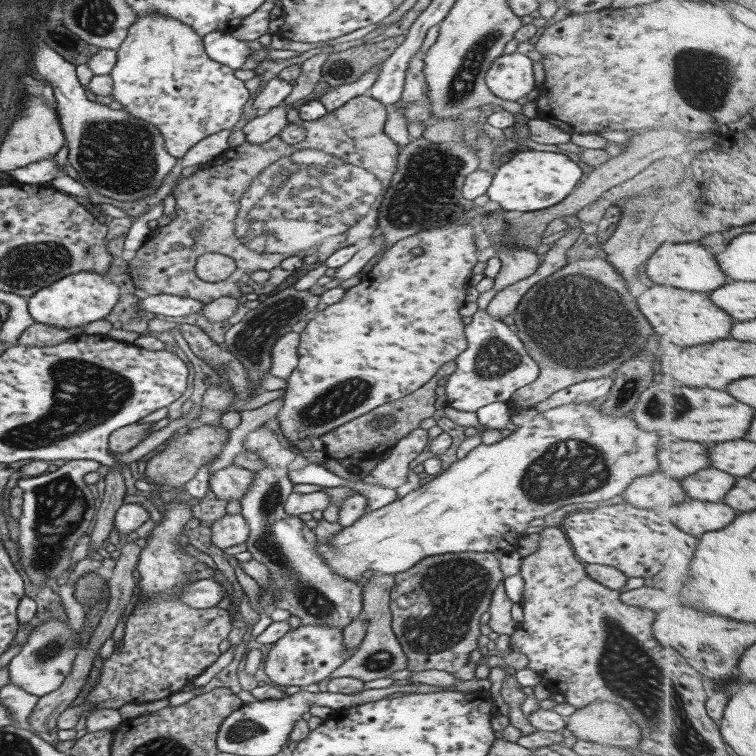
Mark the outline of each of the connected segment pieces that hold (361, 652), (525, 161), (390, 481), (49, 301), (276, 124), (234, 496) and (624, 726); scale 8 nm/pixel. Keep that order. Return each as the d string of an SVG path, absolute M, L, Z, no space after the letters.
M364 573L362 580L357 582L361 586L362 616L367 621L365 634L355 648L352 655L347 657L333 672L330 679L349 677L357 678L363 682L369 682L380 678L386 678L389 674L403 670L407 666L405 653L401 650L395 635L390 627L390 610L388 608L389 590L393 588L393 575L383 573Z
M547 151L517 152L509 162L500 164L486 190L489 201L499 205L503 211L521 213L537 212L564 200L581 180L581 168L561 153Z
M417 428L403 436L392 448L391 455L380 462L363 479L366 484L379 484L396 489L406 482L409 463L427 444L427 432Z
M79 271L63 276L29 296L27 313L35 323L63 328L80 327L103 318L117 302L120 292L122 289L118 281L108 282L93 271Z
M279 104L262 114L257 114L242 127L245 139L243 143L261 144L286 126L286 110L290 106Z
M232 465L210 475L208 488L219 500L225 500L227 503L243 498L243 494L252 486L253 480L254 474L249 470Z
M603 700L575 709L570 717L565 718L564 726L575 738L602 746L627 750L640 742L639 727L629 713L623 707Z

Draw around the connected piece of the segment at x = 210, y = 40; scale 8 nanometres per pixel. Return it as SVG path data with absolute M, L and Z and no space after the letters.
M219 31L209 32L201 37L201 42L205 54L211 61L231 68L233 72L243 65L252 48L252 44L241 42L231 34Z

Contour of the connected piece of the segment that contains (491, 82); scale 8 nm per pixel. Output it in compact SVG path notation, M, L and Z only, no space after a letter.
M515 51L495 58L486 71L484 81L491 94L503 100L517 100L533 89L531 60Z

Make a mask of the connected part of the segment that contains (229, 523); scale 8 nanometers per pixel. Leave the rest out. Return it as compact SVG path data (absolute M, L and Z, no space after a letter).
M239 513L223 514L219 520L215 520L211 524L210 532L209 542L222 551L231 546L245 543L249 528Z

